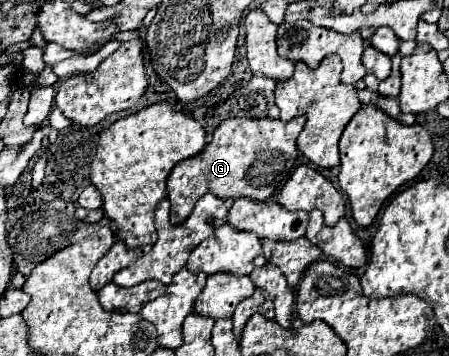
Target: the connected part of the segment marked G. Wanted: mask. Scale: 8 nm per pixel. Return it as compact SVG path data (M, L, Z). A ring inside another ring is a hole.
M303 115L291 121L269 119L269 117L223 119L215 129L213 139L199 155L185 159L183 163L177 163L171 169L171 175L167 179L167 199L171 201L171 215L169 215L171 223L183 223L193 211L195 201L207 191L221 199L225 197L231 199L247 197L255 201L269 199L275 191L279 191L287 183L287 179L293 173L297 161L295 139L303 129L303 123L305 123Z

